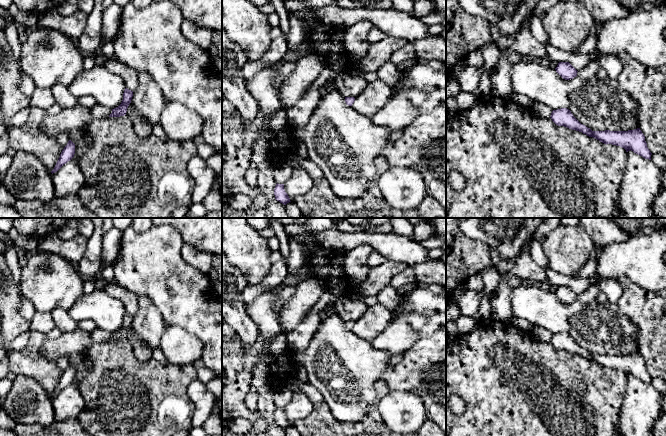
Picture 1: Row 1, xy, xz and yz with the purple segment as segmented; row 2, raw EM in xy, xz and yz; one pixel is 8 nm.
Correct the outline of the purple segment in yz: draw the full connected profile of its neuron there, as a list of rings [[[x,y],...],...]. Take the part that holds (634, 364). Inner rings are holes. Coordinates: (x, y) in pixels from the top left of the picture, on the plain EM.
[[[567,332],[553,334],[550,342],[558,350],[564,350],[572,354],[576,354],[593,361],[604,368],[612,368],[620,370],[628,375],[651,384],[652,377],[647,371],[645,360],[640,352],[628,355],[592,355],[590,352],[581,348]]]

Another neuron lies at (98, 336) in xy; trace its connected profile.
[[[97,328],[90,333],[90,336],[93,342],[104,343],[106,341],[109,341],[109,339],[112,337],[112,333]]]

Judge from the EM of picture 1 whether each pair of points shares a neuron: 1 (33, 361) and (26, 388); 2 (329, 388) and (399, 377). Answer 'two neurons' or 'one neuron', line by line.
1: two neurons
2: two neurons

